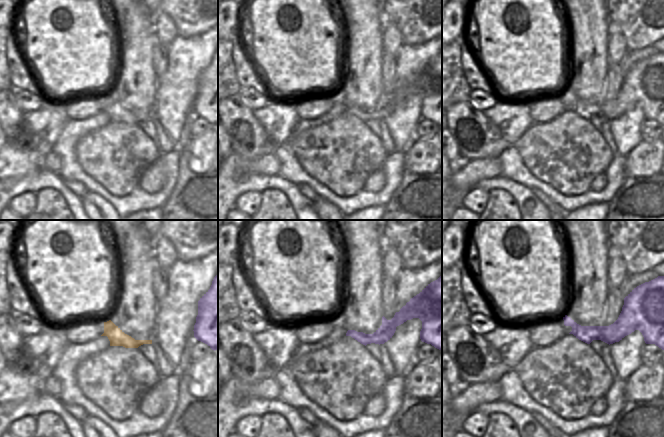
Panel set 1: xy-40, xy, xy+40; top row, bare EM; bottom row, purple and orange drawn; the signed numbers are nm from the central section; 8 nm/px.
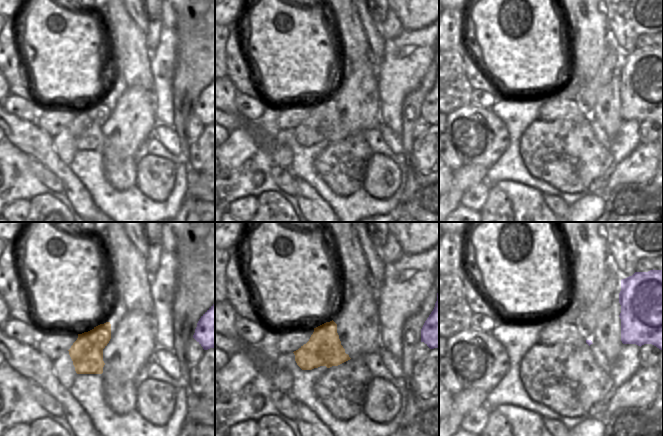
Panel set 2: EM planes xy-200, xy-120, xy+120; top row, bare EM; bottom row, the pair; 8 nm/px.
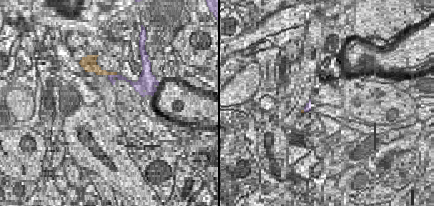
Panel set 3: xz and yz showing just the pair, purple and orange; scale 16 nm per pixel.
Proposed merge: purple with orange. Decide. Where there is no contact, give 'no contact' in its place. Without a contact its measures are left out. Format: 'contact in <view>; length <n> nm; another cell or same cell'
no contact; same cell

